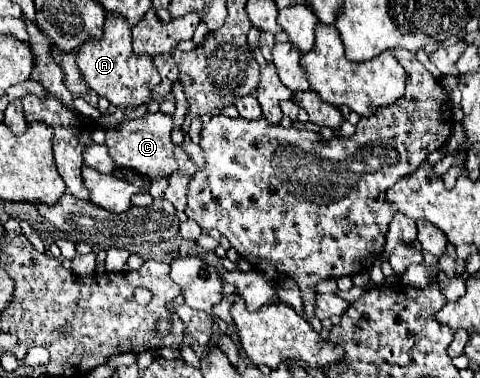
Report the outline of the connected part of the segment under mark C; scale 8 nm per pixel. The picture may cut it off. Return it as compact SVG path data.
M155 112L155 114L145 114L143 118L135 120L125 120L115 128L105 126L105 146L109 150L111 160L125 170L135 170L147 178L157 178L165 176L169 178L177 170L177 162L173 156L173 144L171 144L171 130L173 130L173 118Z

